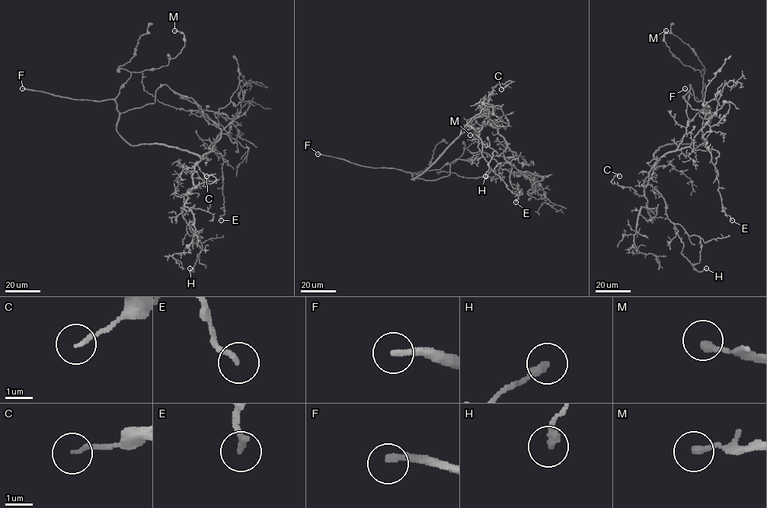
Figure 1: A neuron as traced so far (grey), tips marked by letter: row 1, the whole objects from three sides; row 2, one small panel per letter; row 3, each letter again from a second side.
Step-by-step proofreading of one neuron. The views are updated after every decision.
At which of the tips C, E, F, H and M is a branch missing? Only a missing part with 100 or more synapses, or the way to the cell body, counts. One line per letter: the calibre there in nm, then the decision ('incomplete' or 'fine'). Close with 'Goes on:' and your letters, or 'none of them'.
C: 140 nm thick; fine
E: 200 nm thick; fine
F: 240 nm thick; incomplete
H: 300 nm thick; fine
M: 240 nm thick; fine
Goes on: F

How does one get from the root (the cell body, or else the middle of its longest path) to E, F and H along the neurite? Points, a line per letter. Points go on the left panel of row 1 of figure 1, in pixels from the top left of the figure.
E: (156, 144), (183, 149), (201, 158), (211, 151), (210, 147), (223, 158), (224, 213), (221, 220)
F: (156, 144), (130, 145), (122, 137), (116, 129), (119, 111), (113, 100), (71, 99), (22, 88)
H: (156, 144), (185, 150), (200, 158), (181, 210), (202, 246), (193, 272), (190, 268)

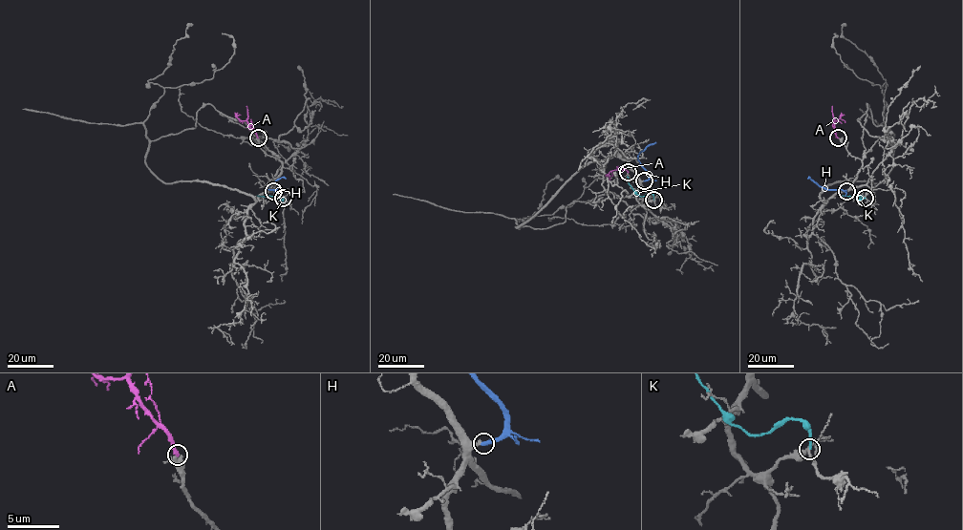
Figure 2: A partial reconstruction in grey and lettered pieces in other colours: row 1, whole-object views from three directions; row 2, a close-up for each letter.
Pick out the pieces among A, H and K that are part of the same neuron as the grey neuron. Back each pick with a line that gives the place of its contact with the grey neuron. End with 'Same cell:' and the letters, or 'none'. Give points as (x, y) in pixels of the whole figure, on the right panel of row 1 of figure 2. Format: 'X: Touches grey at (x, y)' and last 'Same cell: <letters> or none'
A: Touches grey at (838, 137)
H: Touches grey at (846, 191)
Same cell: A, H

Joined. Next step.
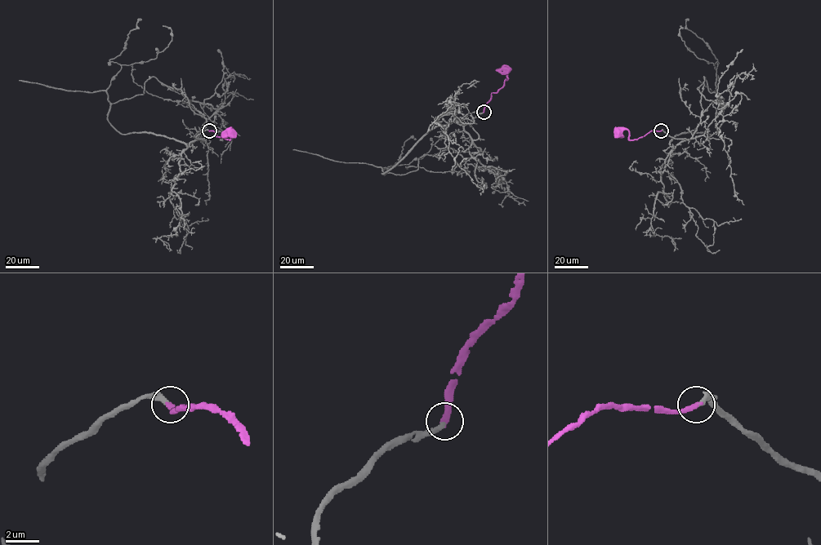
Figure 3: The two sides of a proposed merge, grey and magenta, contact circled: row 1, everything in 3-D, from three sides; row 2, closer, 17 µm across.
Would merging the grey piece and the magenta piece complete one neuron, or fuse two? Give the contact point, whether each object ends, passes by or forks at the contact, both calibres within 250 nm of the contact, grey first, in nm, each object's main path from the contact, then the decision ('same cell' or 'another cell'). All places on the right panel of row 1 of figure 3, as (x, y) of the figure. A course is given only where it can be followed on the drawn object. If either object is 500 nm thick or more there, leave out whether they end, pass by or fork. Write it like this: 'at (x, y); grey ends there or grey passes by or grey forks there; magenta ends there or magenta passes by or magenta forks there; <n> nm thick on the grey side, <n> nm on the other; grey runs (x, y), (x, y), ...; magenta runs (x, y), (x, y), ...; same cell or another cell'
at (661, 130); grey ends there; magenta ends there; 280 nm thick on the grey side, 360 nm on the other; grey runs (661, 130), (689, 139), (674, 147), (676, 135), (714, 134), (723, 121), (715, 66), (687, 48), (681, 25); magenta runs (661, 130), (651, 130), (635, 139), (629, 139), (627, 130), (618, 132); same cell

